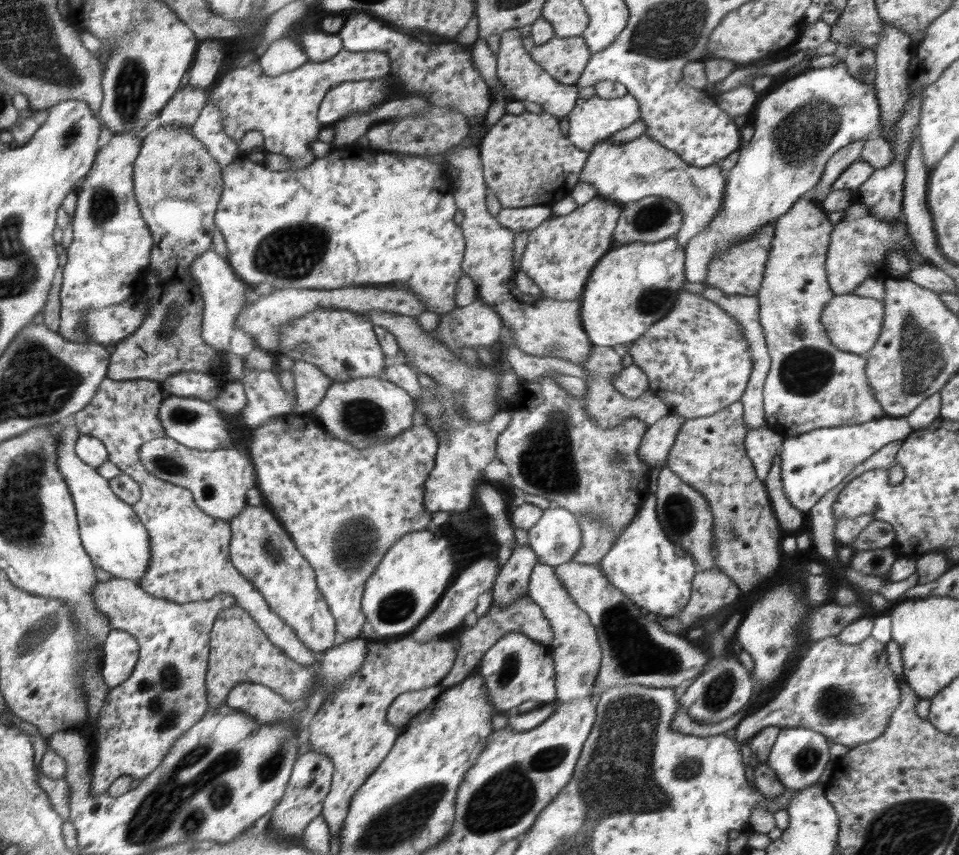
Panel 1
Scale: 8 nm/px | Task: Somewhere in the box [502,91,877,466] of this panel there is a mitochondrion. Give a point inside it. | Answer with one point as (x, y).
(799, 139)

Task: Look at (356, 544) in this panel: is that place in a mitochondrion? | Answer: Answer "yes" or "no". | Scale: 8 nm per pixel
yes

